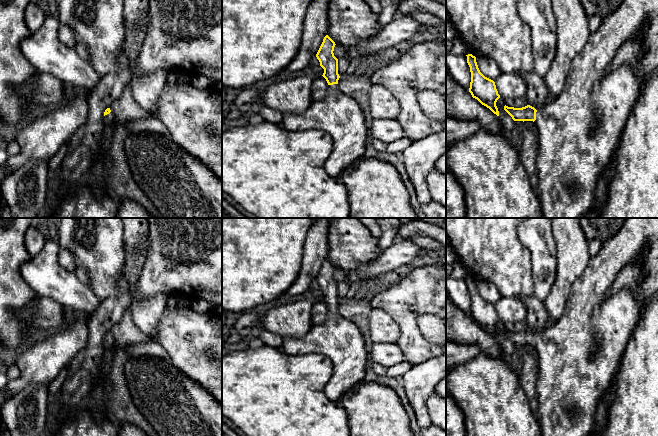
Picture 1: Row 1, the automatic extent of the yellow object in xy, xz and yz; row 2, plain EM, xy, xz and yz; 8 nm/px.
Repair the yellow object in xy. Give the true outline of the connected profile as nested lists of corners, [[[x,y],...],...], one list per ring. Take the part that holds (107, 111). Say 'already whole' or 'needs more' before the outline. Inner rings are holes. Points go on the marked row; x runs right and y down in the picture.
needs more; [[[107,108],[105,110],[103,121],[104,128],[106,128],[107,130],[104,131],[102,137],[102,146],[100,152],[97,158],[93,161],[93,163],[99,163],[99,160],[102,160],[101,165],[103,168],[103,177],[99,179],[93,172],[89,172],[89,175],[85,183],[87,187],[93,192],[96,198],[100,198],[102,195],[107,194],[109,192],[106,180],[104,178],[104,174],[106,172],[106,169],[110,167],[111,161],[106,154],[106,148],[108,137],[111,134],[111,130],[117,125],[116,117],[114,113],[110,110],[110,108]]]

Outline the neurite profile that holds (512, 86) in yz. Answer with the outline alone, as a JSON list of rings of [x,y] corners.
[[[501,73],[494,81],[503,100],[525,97],[527,83],[518,73]]]

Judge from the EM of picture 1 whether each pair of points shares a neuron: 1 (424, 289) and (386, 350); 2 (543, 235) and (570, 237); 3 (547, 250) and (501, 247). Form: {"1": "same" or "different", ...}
{"1": "different", "2": "different", "3": "different"}

